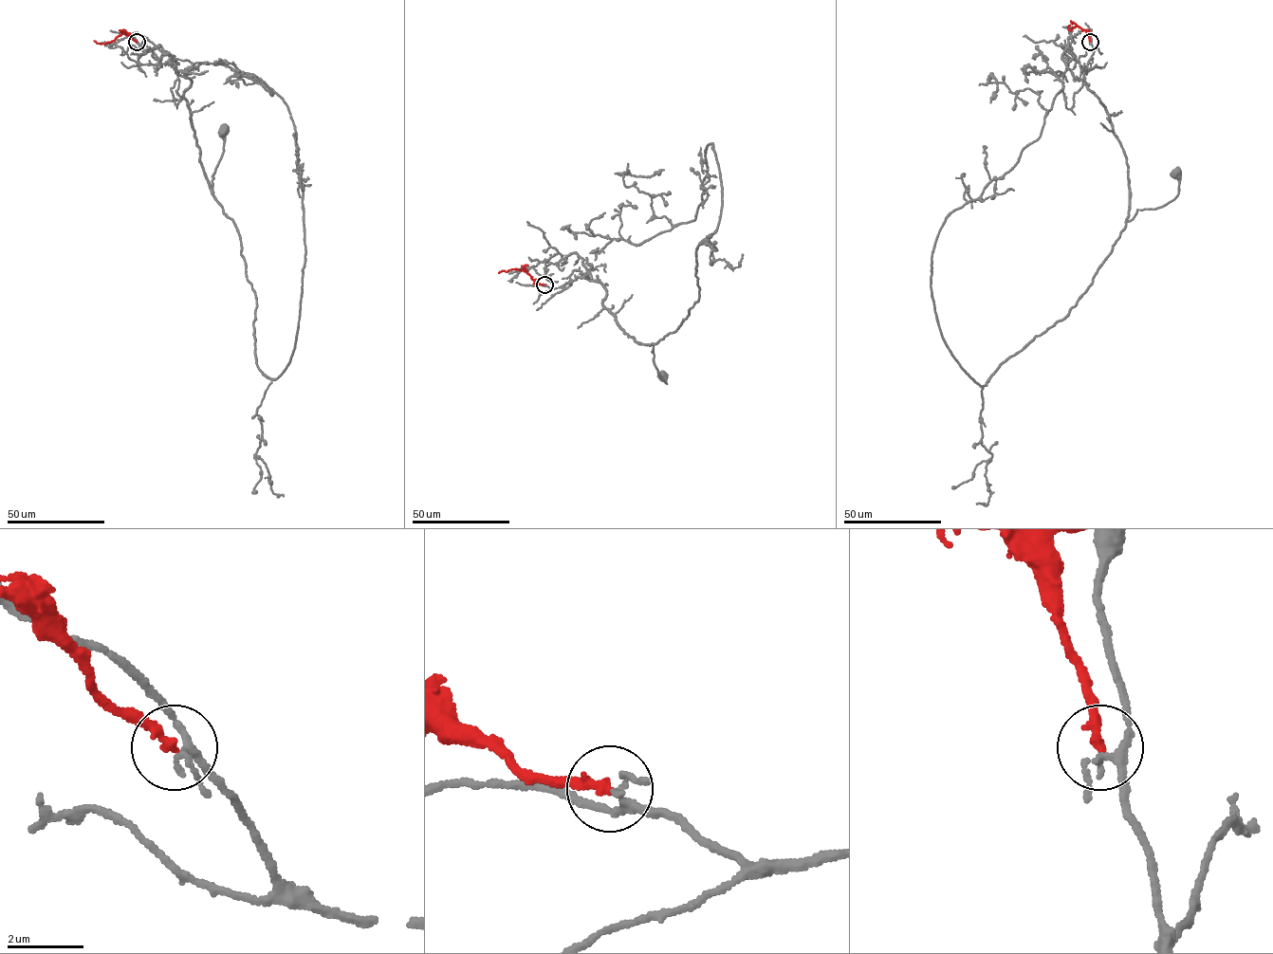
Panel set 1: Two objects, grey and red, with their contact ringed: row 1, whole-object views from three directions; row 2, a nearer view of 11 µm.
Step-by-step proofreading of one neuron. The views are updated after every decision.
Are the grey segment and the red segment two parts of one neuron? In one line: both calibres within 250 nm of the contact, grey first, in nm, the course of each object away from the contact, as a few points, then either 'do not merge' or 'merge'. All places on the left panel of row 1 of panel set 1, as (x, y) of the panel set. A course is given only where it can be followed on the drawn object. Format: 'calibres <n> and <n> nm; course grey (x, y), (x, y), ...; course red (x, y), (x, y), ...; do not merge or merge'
calibres 160 and 280 nm; course grey (137, 42), (192, 81), (184, 97), (213, 192), (212, 175), (224, 151), (223, 129); course red (137, 42), (122, 32), (110, 42), (98, 44), (94, 41); do not merge

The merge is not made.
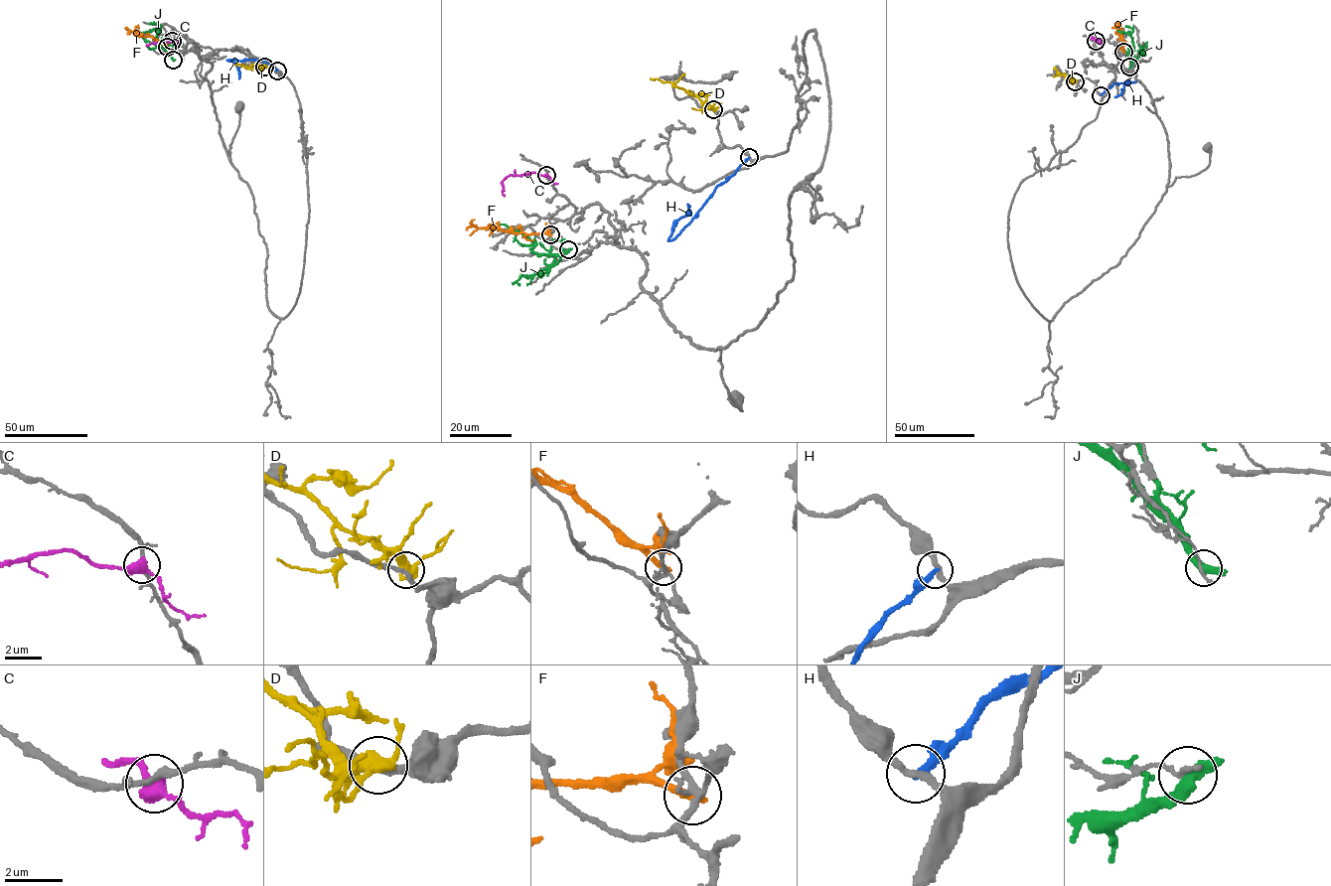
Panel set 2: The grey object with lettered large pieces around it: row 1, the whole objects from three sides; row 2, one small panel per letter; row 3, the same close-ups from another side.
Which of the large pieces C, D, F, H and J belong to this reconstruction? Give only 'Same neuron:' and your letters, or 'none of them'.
Same neuron: none of them

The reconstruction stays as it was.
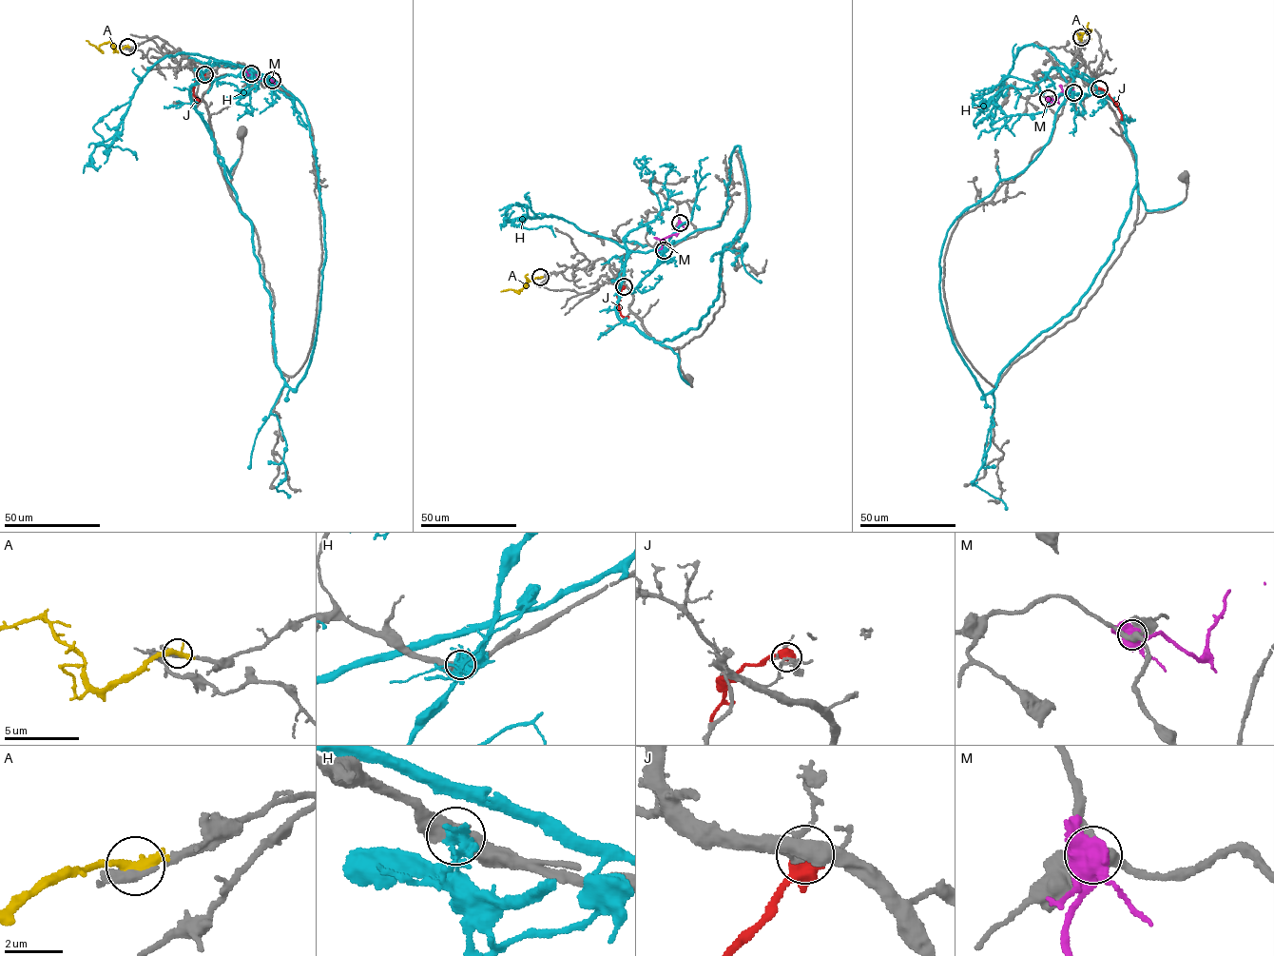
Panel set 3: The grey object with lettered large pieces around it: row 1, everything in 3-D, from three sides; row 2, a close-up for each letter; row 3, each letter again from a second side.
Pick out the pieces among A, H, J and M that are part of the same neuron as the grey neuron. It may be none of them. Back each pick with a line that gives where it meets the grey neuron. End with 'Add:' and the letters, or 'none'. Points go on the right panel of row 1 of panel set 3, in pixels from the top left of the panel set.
Add: none

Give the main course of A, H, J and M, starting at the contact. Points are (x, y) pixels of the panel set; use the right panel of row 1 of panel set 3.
A: (1081, 36), (1090, 30), (1087, 31), (1088, 22)
H: (1073, 92), (1040, 153), (957, 218), (940, 258), (952, 342), (994, 400), (991, 443), (973, 483), (1006, 510)
J: (1098, 88), (1111, 99), (1122, 120)
M: (1048, 99), (1057, 102), (1060, 92), (1071, 92), (1073, 89)

